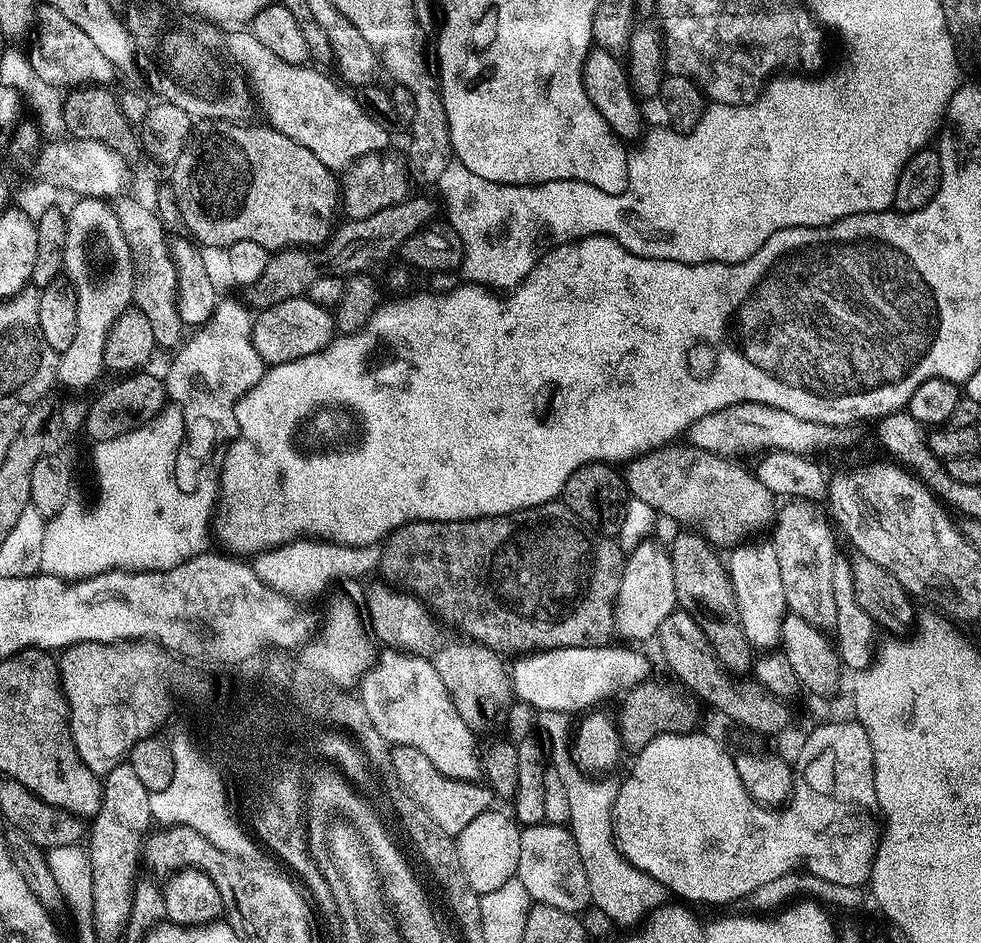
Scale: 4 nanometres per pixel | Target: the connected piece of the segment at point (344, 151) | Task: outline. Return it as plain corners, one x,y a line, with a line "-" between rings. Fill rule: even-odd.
248,30
231,33
226,42
233,59
244,69
262,110
264,108
272,119
269,120
271,127
298,142
298,146
306,146
322,166
340,174
356,161
385,151
383,148
390,140
390,133
366,115
351,91
343,92
335,79
332,81
319,72
319,67
282,62
278,54
270,54

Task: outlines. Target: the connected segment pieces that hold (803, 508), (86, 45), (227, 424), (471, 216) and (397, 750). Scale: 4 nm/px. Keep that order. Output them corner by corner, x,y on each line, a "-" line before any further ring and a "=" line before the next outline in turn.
806,498
785,499
774,514
770,543
782,575
783,594
789,611
806,618
811,625
825,632
835,629
837,606
834,601
834,533
827,518
815,501
=
44,2
37,7
35,34
36,41
33,42
32,49
28,48
26,52
30,65
38,77
52,83
54,87
64,90
69,86
85,84
104,86
109,83
108,79
114,76
113,67
108,64
105,55
97,49
92,39
89,39
89,35
74,26
73,22
70,22
54,6
=
221,299
209,320
189,335
175,351
168,376
163,377
166,396
181,408
196,408
208,420
220,420
224,428
236,428
235,410
240,397
246,395
261,378
266,365
252,340
253,313
247,303
=
453,162
446,166
446,170
442,170
442,178
438,188
439,191
444,191
444,196
442,195
443,203
445,205
448,203
448,220
452,223
453,228
451,228
451,231
461,245
463,245
462,272
464,276
467,276
469,272
520,272
520,276
524,280
530,274
530,270
534,270
537,262
551,248
557,248
559,244
567,244
569,240
578,240
581,236
609,236
613,240
617,240
620,237
620,228
624,226
622,208
614,206
614,196
606,194
586,182
578,182
577,180
551,180
545,184
499,184
498,182
490,182
489,180
478,178
478,174
466,170
464,164
=
393,747
392,768
400,779
400,784
412,795
411,803
429,815
445,831
445,834
456,838
459,833
474,821
474,818
493,807
494,793
491,788
475,780
449,778
426,758
420,750
413,748

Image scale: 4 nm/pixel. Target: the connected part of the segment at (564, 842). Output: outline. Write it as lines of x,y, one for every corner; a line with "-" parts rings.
545,822
521,827
519,833
515,879
526,886
529,901
573,914
580,914
584,907
589,907
592,904
590,886
586,882
586,870
571,831
563,824

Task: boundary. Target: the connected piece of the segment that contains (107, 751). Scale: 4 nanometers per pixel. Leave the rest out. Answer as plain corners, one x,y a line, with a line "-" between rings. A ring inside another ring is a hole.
87,640
81,644
71,644
59,653
60,687
68,699
72,744
91,772
106,774
131,753
138,741
145,740
157,731
158,724
151,720
155,698
154,664
157,660
146,644
131,648
127,642
103,644

